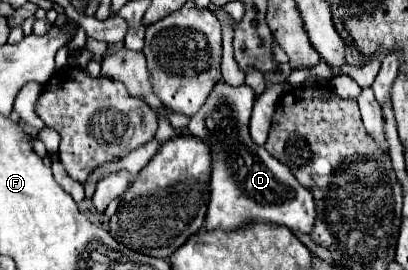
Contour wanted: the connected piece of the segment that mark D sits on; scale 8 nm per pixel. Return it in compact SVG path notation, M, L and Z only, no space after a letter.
M219 81L203 107L191 117L189 135L205 141L211 151L209 177L209 209L203 231L223 229L235 231L253 223L285 225L291 231L309 233L315 223L315 205L307 189L303 189L293 173L271 157L265 147L257 145L249 135L249 117L255 103L255 91L249 85L231 87Z

